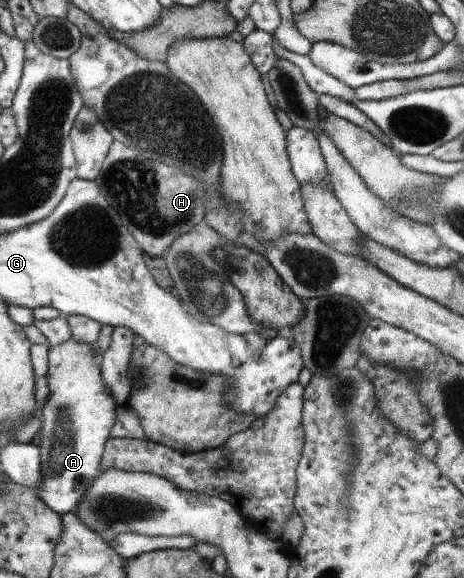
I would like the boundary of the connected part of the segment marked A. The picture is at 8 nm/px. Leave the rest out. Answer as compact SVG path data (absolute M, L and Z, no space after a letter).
M68 339L66 342L49 346L45 379L48 394L38 409L39 432L36 445L40 458L40 487L36 489L38 500L59 516L72 512L81 496L99 476L100 459L104 444L109 440L110 428L116 418L117 402L104 386L100 376L100 356L93 353L93 345Z

